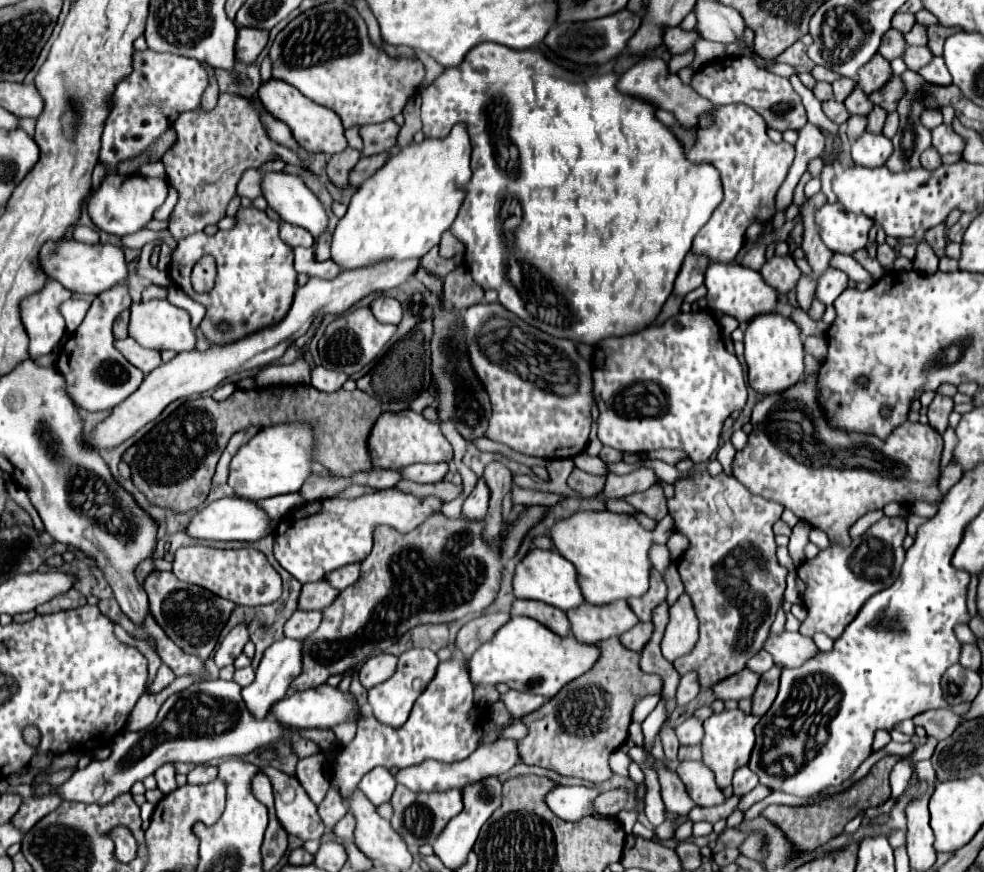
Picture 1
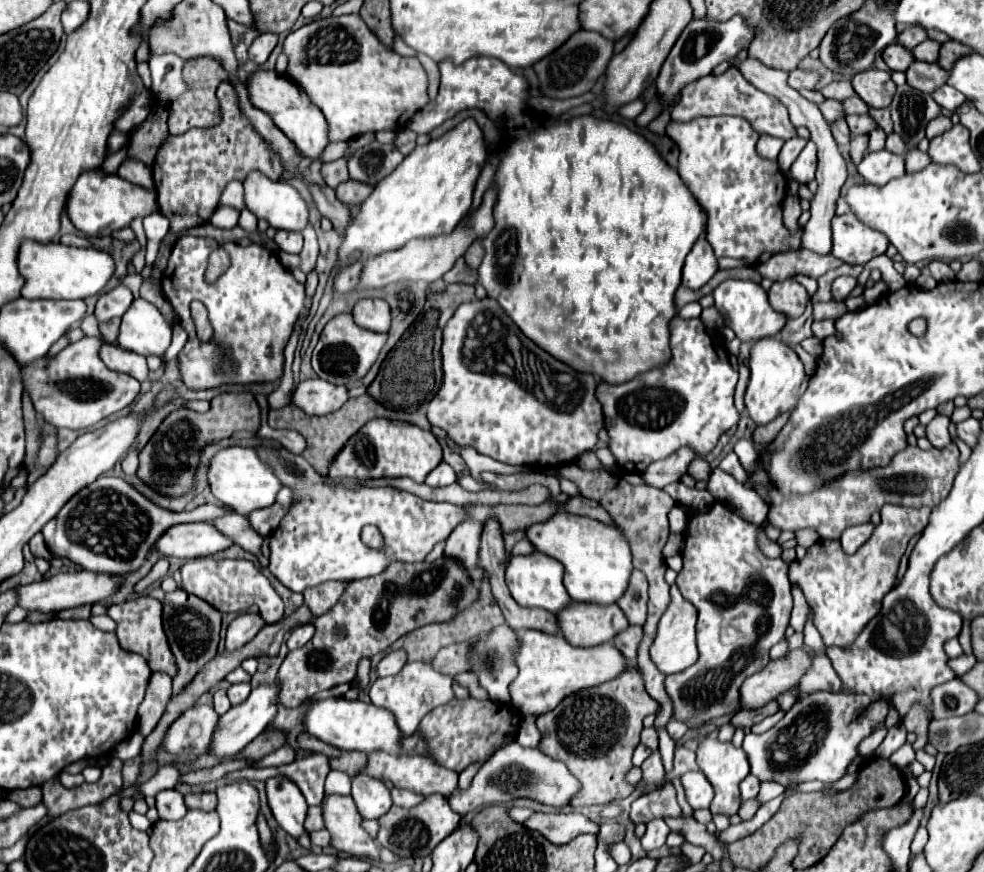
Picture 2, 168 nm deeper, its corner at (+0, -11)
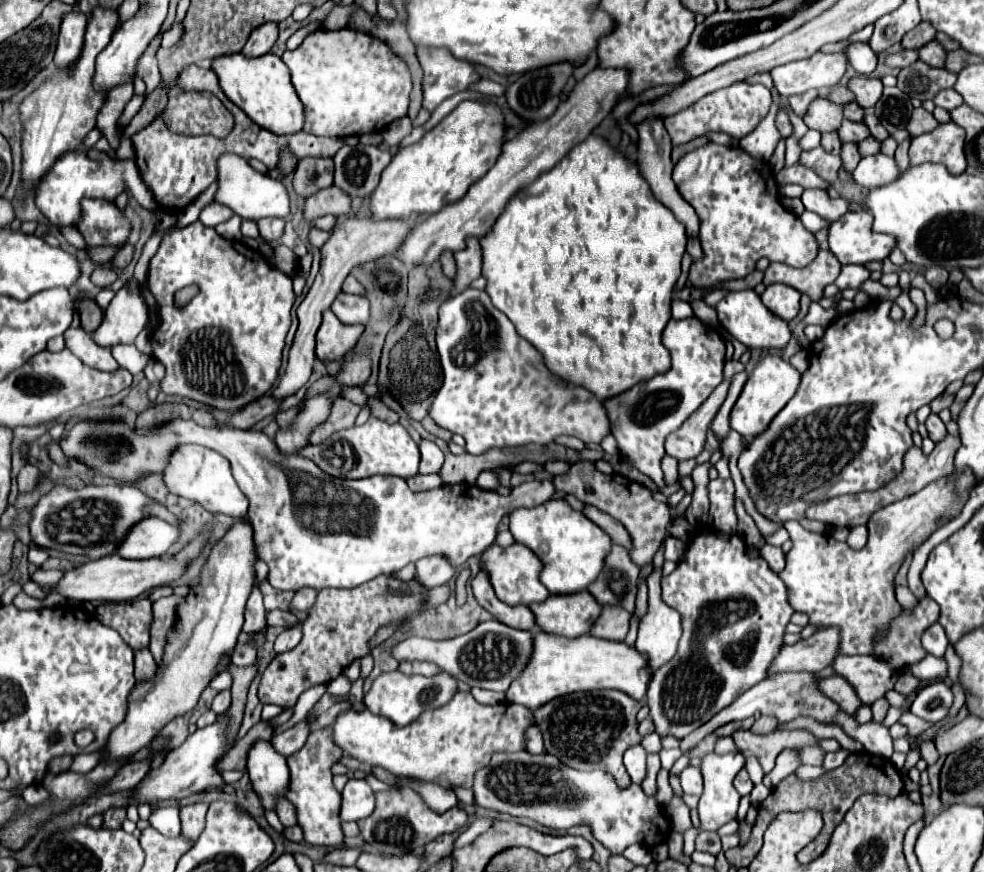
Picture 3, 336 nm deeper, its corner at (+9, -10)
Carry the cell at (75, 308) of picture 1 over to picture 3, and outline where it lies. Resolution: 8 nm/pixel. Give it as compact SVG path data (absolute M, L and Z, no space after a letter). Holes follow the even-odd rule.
M117 345L117 347L111 347L113 351L113 357L117 359L117 363L121 367L125 367L127 371L131 371L133 375L141 373L149 361L147 355L143 355L141 351L137 351L135 345Z

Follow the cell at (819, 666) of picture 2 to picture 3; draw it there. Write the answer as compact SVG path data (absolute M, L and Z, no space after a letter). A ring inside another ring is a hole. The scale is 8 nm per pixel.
M823 677L819 681L819 689L833 701L837 701L841 705L841 709L849 715L855 715L857 709L863 705L861 699L857 697L853 685L843 679L843 677Z

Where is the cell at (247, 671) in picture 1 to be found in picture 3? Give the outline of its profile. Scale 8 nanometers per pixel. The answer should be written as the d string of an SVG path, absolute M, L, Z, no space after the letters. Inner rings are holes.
M221 691L221 693L215 695L215 699L213 699L213 703L211 703L211 709L213 709L217 715L221 715L221 713L225 713L225 711L229 709L229 705L231 705L231 693L229 693L229 691Z

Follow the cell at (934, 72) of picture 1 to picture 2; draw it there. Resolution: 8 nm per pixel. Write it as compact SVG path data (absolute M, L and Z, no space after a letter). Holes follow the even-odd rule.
M948 84L940 86L938 90L934 90L934 92L932 92L932 98L934 98L942 108L952 110L952 112L966 100L958 90L954 90L954 88L948 86Z

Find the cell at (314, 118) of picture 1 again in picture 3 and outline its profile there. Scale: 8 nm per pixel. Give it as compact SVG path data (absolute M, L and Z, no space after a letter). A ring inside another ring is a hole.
M233 53L225 57L217 57L213 61L215 75L219 77L219 85L223 93L239 107L243 109L257 125L277 133L297 133L303 125L303 105L293 93L291 77L287 71L287 65L273 53L265 53L261 57L245 57L243 53Z

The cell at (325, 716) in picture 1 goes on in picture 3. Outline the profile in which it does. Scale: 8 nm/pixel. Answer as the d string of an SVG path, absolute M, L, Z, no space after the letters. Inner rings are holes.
M467 691L457 693L453 701L439 709L421 713L417 721L405 727L393 725L391 721L385 721L385 717L377 717L369 711L357 713L349 709L333 721L333 739L343 753L363 763L383 767L395 777L421 779L437 783L443 789L471 789L477 769L487 767L495 753L525 749L525 733L531 725L535 725L535 717L525 705L499 703L487 707L477 703Z

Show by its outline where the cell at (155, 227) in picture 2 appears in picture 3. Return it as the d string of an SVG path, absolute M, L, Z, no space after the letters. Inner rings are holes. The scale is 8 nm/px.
M135 283L131 291L121 289L115 293L107 309L103 309L103 321L93 333L93 341L103 347L133 343L139 331L147 323L147 305Z

